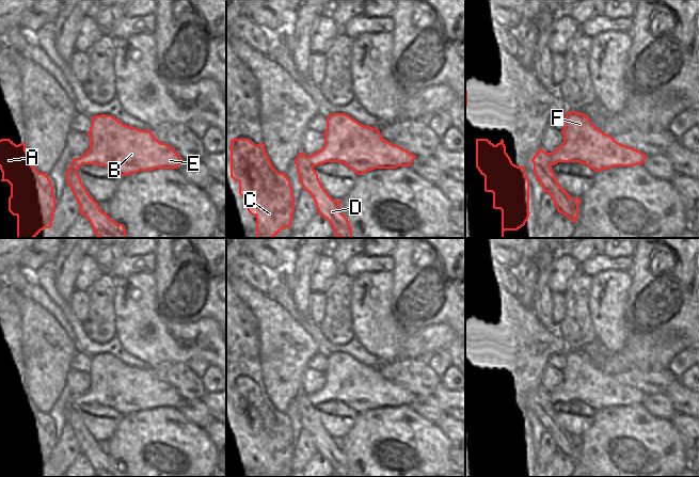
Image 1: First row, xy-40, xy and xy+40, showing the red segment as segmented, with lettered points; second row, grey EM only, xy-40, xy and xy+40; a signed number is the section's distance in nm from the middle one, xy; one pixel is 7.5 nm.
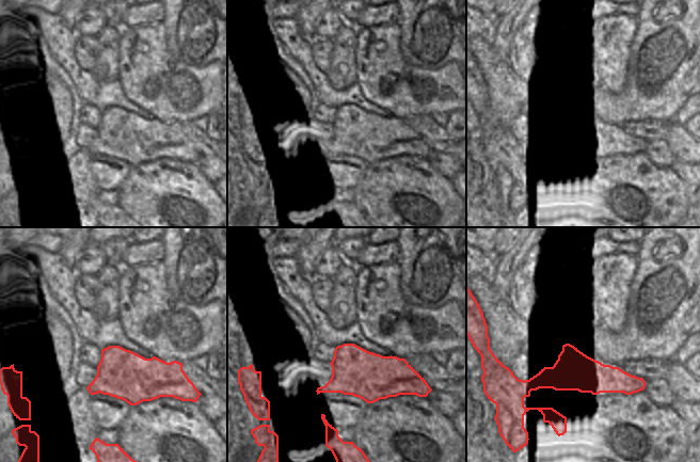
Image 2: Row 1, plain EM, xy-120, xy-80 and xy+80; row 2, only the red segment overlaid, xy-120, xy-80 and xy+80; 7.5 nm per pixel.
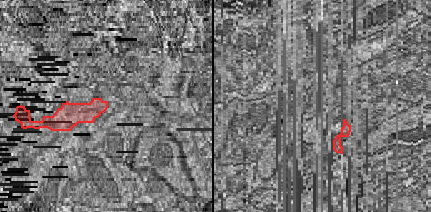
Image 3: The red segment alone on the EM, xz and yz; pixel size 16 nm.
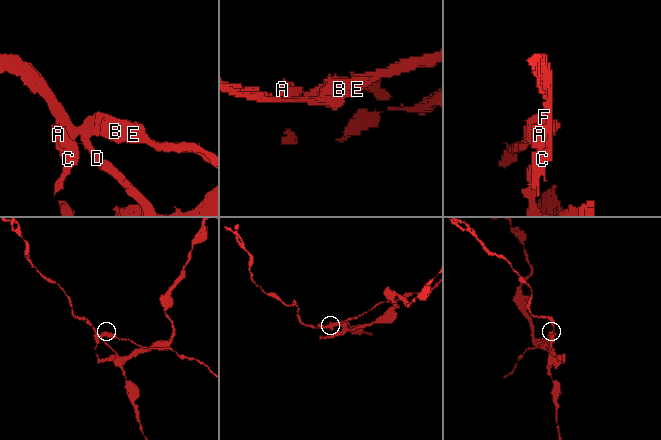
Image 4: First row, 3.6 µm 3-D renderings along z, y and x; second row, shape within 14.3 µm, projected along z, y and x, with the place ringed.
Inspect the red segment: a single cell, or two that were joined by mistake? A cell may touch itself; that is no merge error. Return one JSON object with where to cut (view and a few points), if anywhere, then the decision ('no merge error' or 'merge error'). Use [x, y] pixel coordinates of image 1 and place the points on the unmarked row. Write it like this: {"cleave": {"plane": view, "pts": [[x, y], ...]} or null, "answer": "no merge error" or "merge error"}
{"cleave": {"plane": "xy+40", "pts": [[546, 392], [552, 403]]}, "answer": "merge error"}

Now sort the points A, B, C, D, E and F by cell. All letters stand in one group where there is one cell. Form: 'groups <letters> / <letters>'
groups A C D / B E F

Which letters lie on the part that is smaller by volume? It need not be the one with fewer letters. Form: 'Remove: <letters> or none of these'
Remove: B, E, F

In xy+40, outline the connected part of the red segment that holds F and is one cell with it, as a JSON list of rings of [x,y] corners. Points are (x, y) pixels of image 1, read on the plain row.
[[[566,352],[566,366],[561,369],[563,381],[552,392],[551,403],[579,401],[595,412],[614,406],[642,403],[647,395],[618,382],[610,373],[597,367],[584,352]]]

